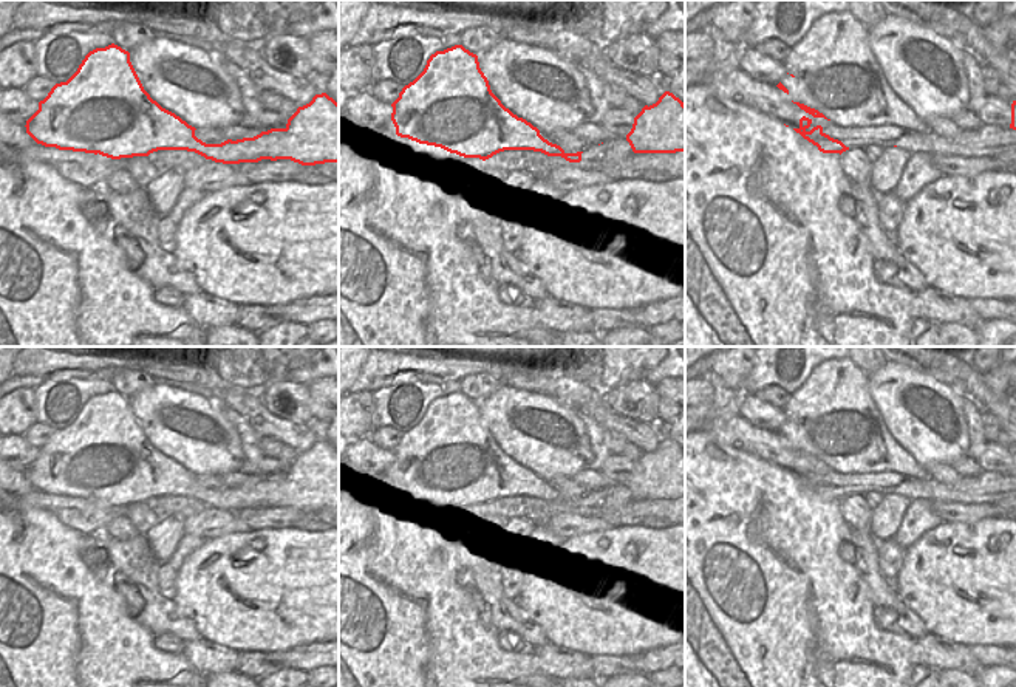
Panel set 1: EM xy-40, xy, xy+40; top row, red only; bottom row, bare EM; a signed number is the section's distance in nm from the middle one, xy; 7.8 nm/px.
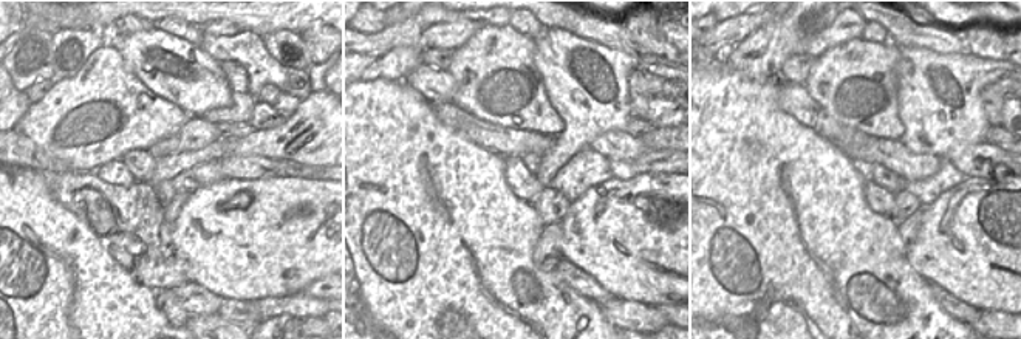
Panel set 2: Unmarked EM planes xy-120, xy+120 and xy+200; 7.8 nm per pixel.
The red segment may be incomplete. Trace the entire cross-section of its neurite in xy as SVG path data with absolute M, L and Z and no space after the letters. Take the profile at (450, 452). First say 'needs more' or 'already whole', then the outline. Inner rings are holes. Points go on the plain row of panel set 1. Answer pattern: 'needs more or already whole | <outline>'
needs more | M462 391L431 401L424 418L402 435L391 453L397 483L441 494L464 504L486 508L504 497L534 497L561 503L569 509L581 508L583 498L566 500L560 492L544 486L524 464L518 464L481 418L478 402Z

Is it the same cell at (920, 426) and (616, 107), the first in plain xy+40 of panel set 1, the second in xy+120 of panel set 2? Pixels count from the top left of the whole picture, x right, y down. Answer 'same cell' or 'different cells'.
same cell

